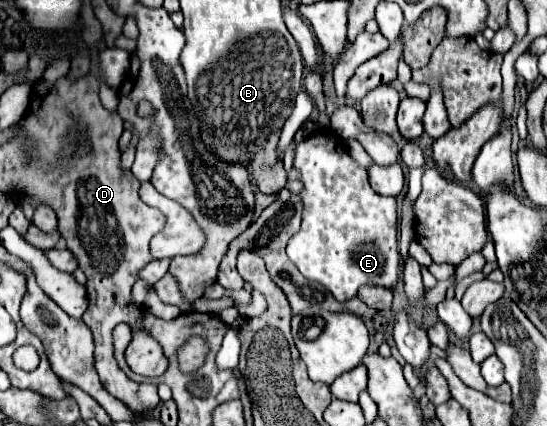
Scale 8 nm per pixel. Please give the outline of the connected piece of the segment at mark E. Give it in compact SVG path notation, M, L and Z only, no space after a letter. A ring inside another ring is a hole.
M323 131L311 135L307 141L297 145L295 167L301 171L301 181L305 189L303 197L303 223L299 233L295 233L287 243L287 255L295 267L311 281L325 285L337 301L349 301L365 285L377 285L385 289L395 289L399 279L401 255L397 249L397 203L393 197L383 197L375 193L367 181L367 171L345 151L345 143L339 135Z

